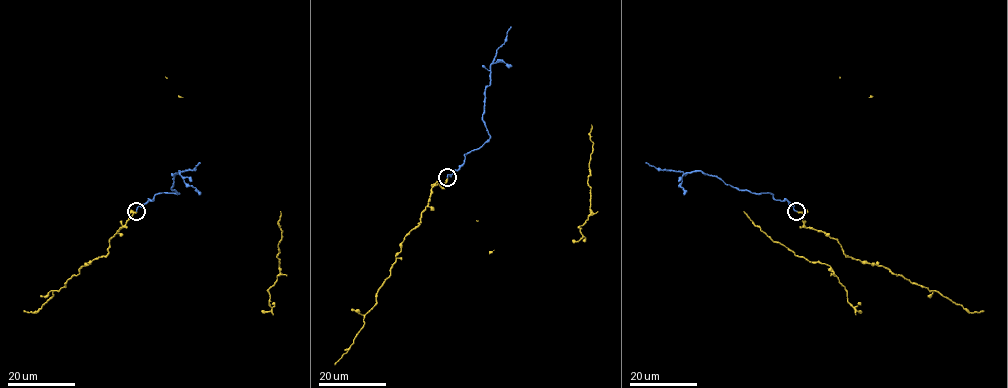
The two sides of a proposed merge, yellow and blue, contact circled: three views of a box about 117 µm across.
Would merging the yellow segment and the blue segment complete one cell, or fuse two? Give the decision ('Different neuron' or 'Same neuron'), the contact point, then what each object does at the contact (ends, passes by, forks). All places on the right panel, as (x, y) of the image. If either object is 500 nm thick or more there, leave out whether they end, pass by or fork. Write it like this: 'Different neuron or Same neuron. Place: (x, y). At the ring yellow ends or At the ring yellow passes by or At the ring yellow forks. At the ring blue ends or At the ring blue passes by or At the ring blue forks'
Same neuron. Place: (796, 211). At the ring yellow ends. At the ring blue ends

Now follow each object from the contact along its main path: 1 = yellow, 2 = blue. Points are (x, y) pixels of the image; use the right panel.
1: (796, 211), (802, 214), (807, 227), (835, 238), (845, 256), (883, 266), (969, 312), (984, 311)
2: (796, 211), (785, 199), (776, 200), (768, 193), (737, 189), (700, 171), (683, 173), (661, 170), (645, 162)

